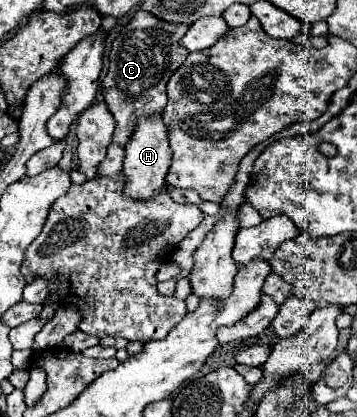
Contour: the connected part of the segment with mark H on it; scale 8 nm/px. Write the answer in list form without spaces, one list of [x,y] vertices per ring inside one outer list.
[[[141,118],[137,124],[137,134],[133,134],[133,142],[125,146],[125,160],[123,160],[123,176],[125,176],[125,188],[123,194],[133,200],[151,200],[157,194],[165,190],[165,174],[169,170],[171,162],[171,150],[169,150],[169,138],[163,124],[163,118]]]

